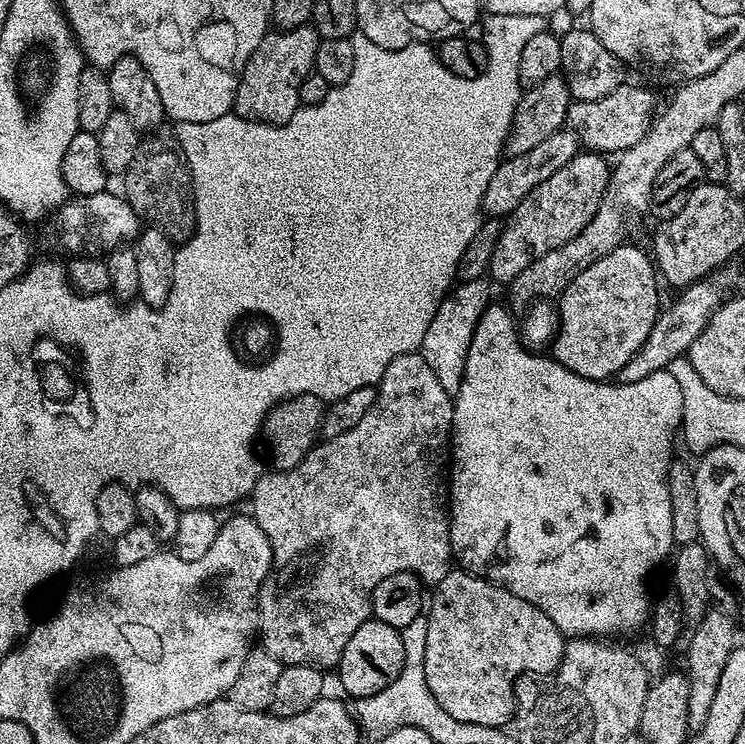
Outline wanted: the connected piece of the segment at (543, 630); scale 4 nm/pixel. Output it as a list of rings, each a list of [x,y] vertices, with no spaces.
[[[450,570],[446,574],[446,578],[442,578],[435,585],[435,588],[436,593],[433,596],[431,593],[430,603],[426,608],[428,629],[426,630],[426,658],[424,659],[424,665],[426,666],[426,682],[430,686],[430,694],[434,694],[438,706],[442,706],[442,710],[446,710],[446,714],[450,714],[452,718],[458,718],[458,722],[474,722],[478,726],[490,726],[491,728],[507,725],[507,720],[509,723],[516,715],[516,676],[522,675],[523,672],[537,672],[540,676],[546,675],[545,677],[555,673],[564,653],[566,643],[564,633],[558,630],[558,626],[554,626],[554,622],[550,622],[550,618],[546,618],[546,614],[542,614],[542,610],[538,610],[538,606],[518,598],[510,590],[506,590],[500,584],[493,584],[492,581],[484,579],[483,576],[474,576],[471,572],[463,570]]]

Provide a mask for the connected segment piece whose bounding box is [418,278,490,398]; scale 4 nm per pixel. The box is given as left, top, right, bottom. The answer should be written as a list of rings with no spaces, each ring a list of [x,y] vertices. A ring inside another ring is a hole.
[[[481,278],[463,281],[459,285],[461,288],[453,287],[438,306],[438,310],[434,314],[434,322],[430,322],[430,327],[426,330],[426,338],[422,338],[418,349],[420,355],[426,358],[426,366],[430,366],[430,370],[434,370],[442,390],[446,390],[446,394],[453,398],[456,397],[462,386],[476,323],[480,321],[490,303],[487,283],[489,284],[487,279]]]

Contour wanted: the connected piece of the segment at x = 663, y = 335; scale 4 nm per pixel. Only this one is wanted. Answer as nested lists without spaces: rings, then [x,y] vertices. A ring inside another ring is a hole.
[[[696,281],[695,284],[687,286],[679,293],[678,302],[669,309],[667,307],[661,311],[638,354],[630,358],[622,368],[624,376],[628,376],[628,384],[638,382],[639,379],[649,377],[650,374],[665,371],[673,360],[683,357],[688,352],[691,344],[704,332],[705,326],[723,301],[724,294],[721,294],[712,282],[714,281]]]

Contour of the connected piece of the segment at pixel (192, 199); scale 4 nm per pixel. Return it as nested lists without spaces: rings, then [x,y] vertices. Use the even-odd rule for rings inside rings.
[[[157,131],[147,137],[146,146],[134,158],[127,172],[123,173],[122,196],[140,218],[151,227],[166,233],[173,242],[190,239],[196,230],[196,196],[192,192],[192,173],[188,170],[188,159],[180,149],[178,138],[171,131]]]

